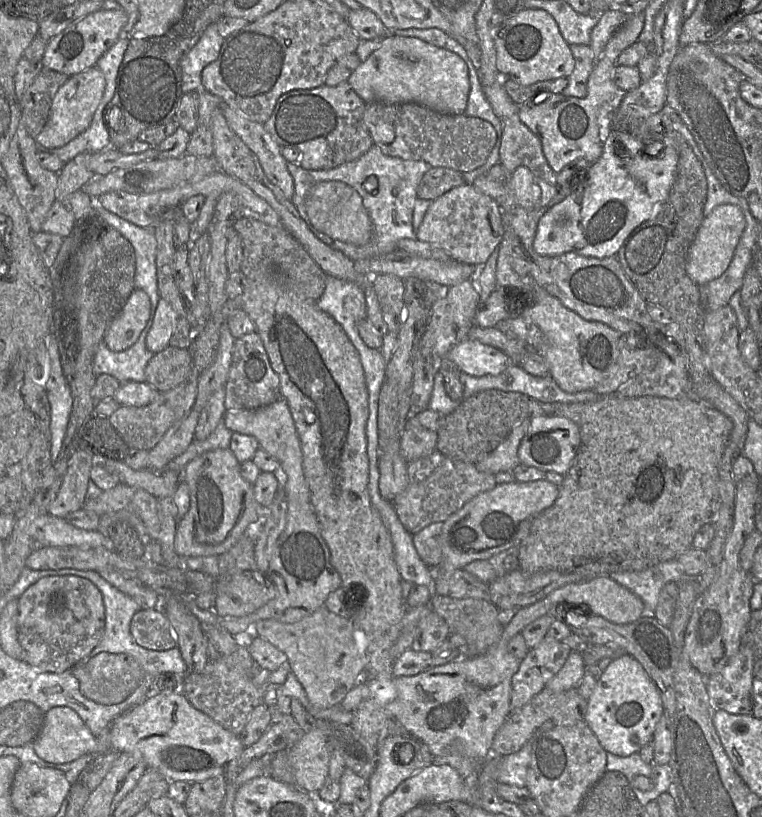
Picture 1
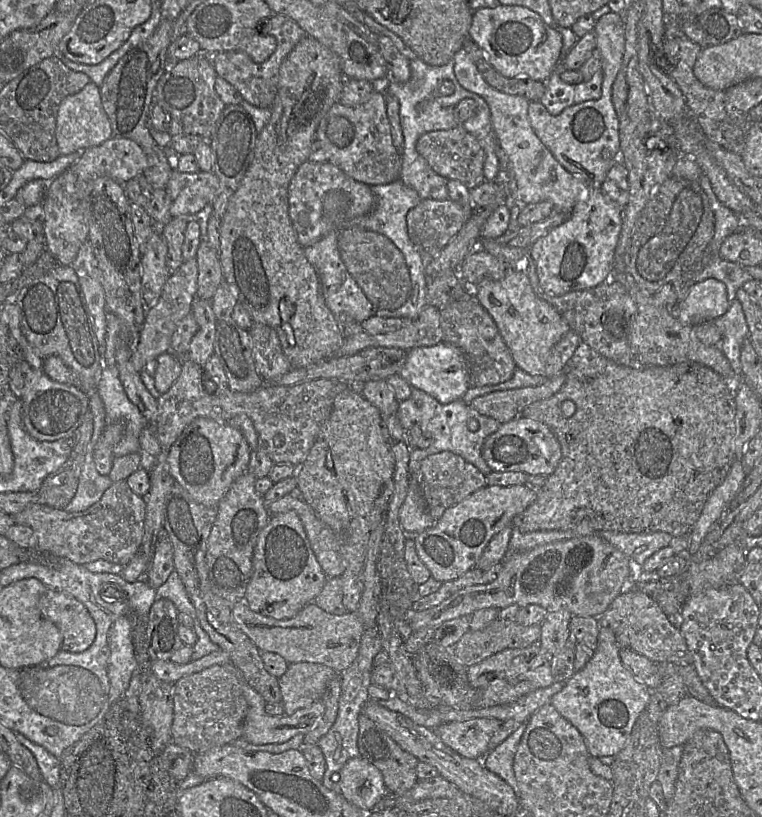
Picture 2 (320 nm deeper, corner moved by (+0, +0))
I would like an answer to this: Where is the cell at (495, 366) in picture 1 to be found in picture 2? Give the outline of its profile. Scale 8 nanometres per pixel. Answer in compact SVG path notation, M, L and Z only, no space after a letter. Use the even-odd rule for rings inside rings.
M444 342L408 350L398 374L412 387L425 391L442 404L462 399L469 388L468 365L463 352Z

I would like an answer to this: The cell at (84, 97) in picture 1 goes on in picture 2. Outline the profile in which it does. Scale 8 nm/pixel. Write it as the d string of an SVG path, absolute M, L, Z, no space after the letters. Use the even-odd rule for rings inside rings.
M89 82L81 91L61 102L56 123L56 140L61 155L83 152L102 144L112 136L110 120L102 106L99 87L95 83Z

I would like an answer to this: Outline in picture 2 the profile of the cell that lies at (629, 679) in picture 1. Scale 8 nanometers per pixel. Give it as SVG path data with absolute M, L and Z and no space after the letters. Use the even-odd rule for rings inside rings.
M601 626L592 658L581 670L574 672L563 689L553 695L550 703L578 729L591 756L616 756L627 744L640 714L647 710L652 692L648 686L637 681L622 663L614 632L608 626Z

